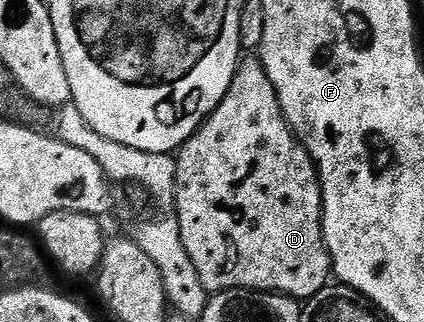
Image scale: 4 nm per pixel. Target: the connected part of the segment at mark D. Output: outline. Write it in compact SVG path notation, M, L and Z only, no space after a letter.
M258 57L240 58L239 67L235 70L235 76L221 105L217 105L215 112L204 119L203 126L194 135L189 136L186 143L179 148L175 159L175 211L179 217L181 241L189 253L189 261L193 261L193 269L197 269L197 277L201 277L201 285L205 285L209 293L240 289L269 291L306 301L312 299L322 287L328 286L333 272L331 254L327 251L323 240L323 190L319 184L319 174L309 153L299 142L291 126L287 124L287 118L277 101L277 93L273 89L273 81L269 81L269 73L265 73L263 63Z

